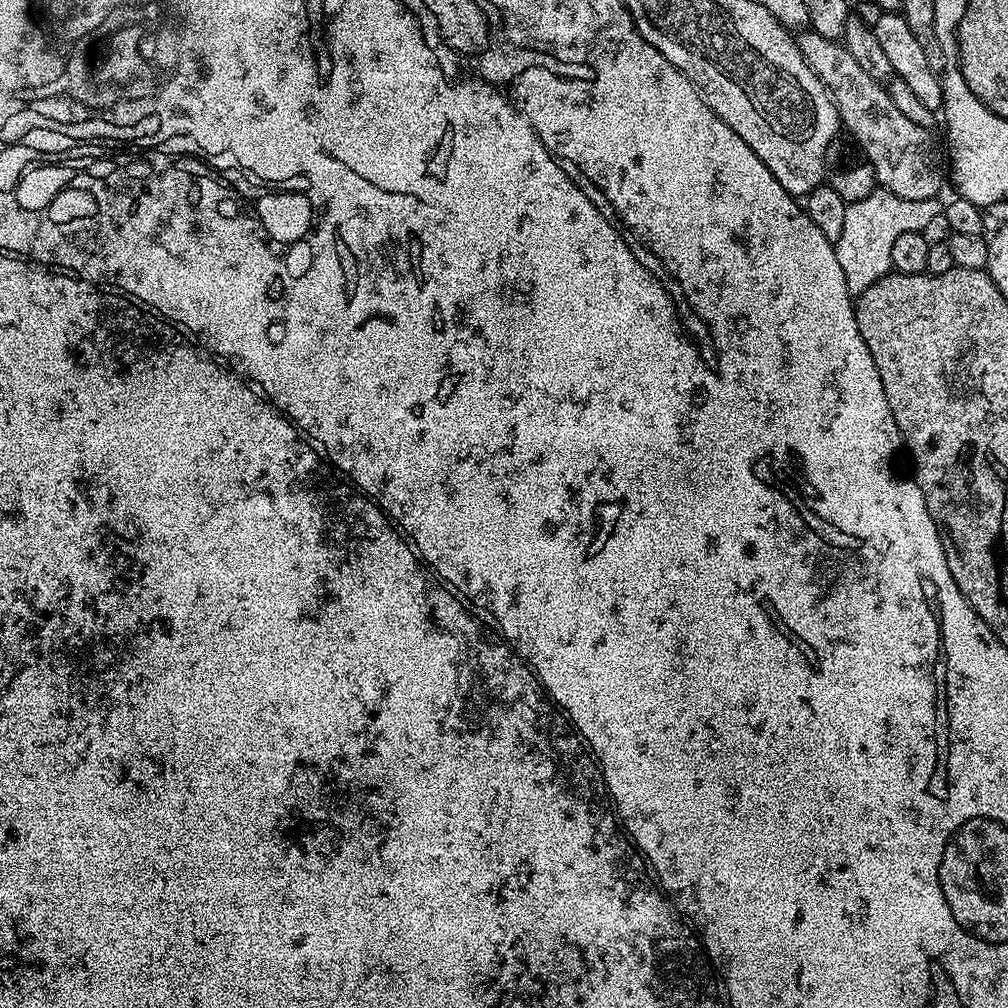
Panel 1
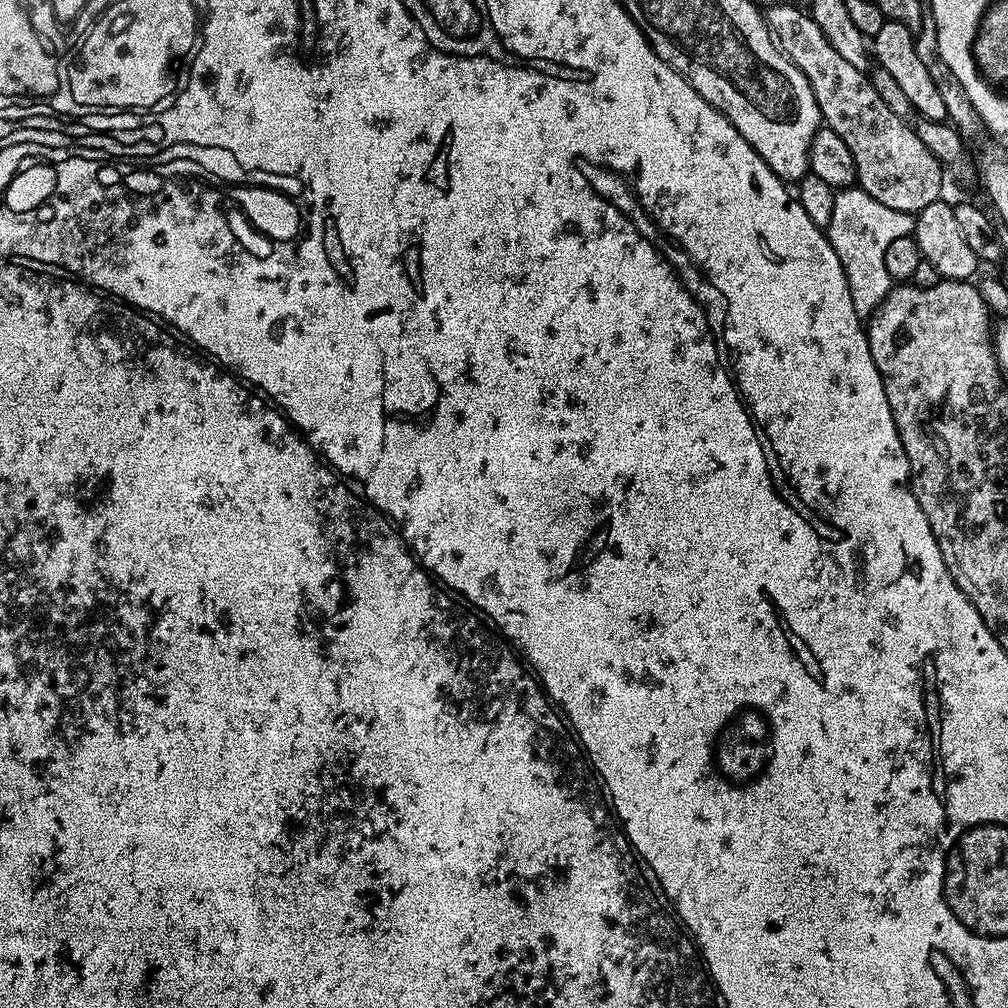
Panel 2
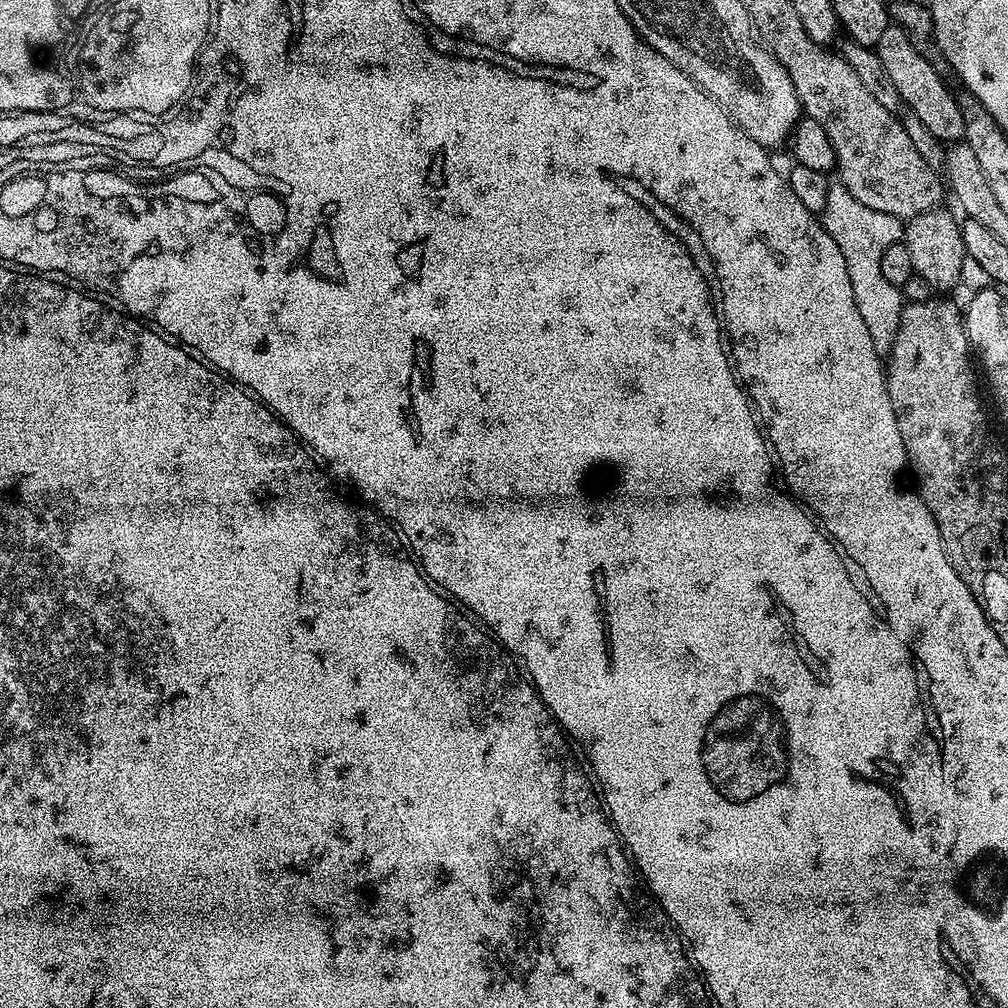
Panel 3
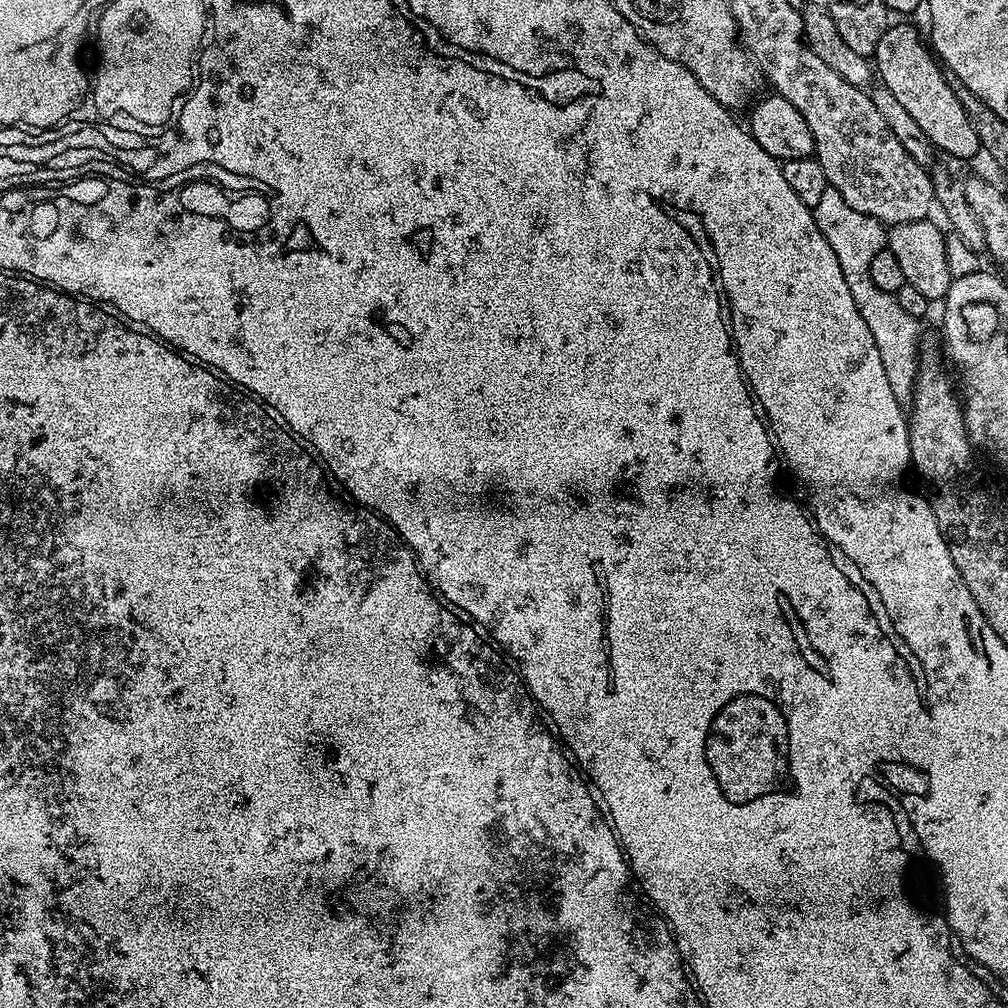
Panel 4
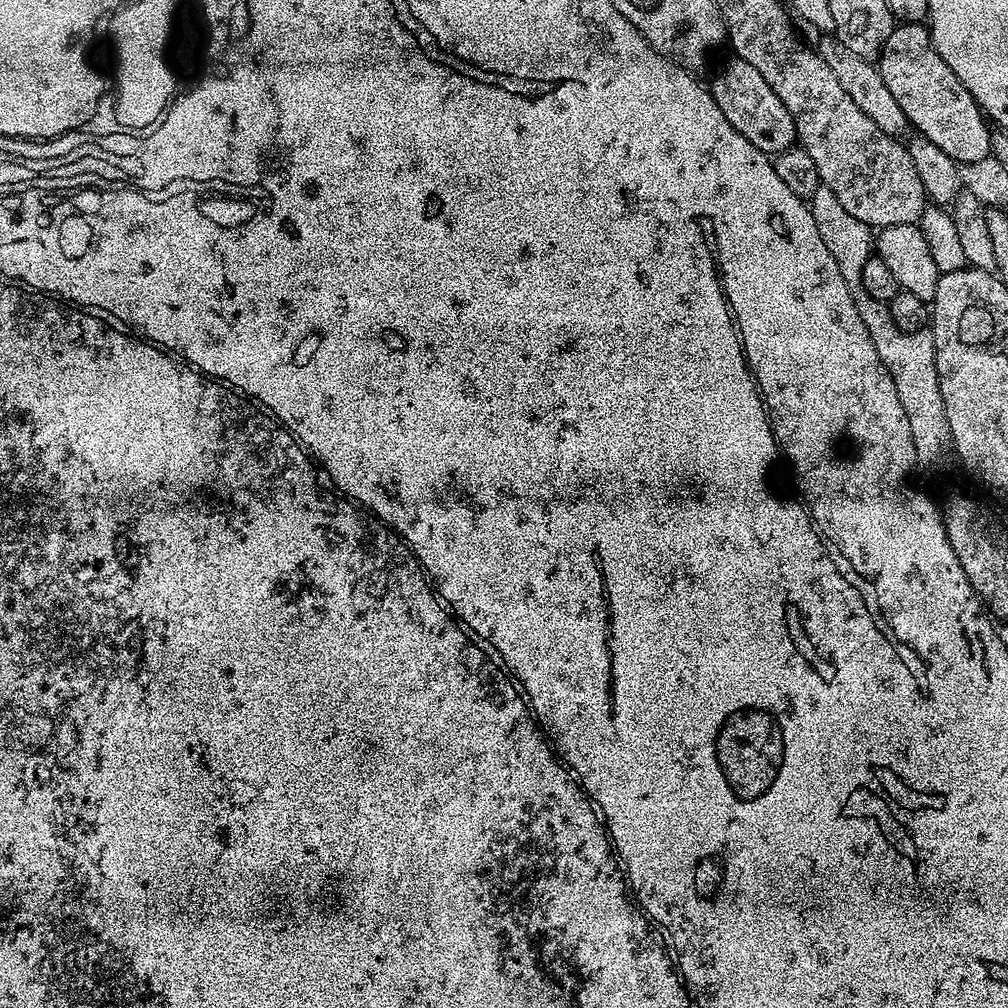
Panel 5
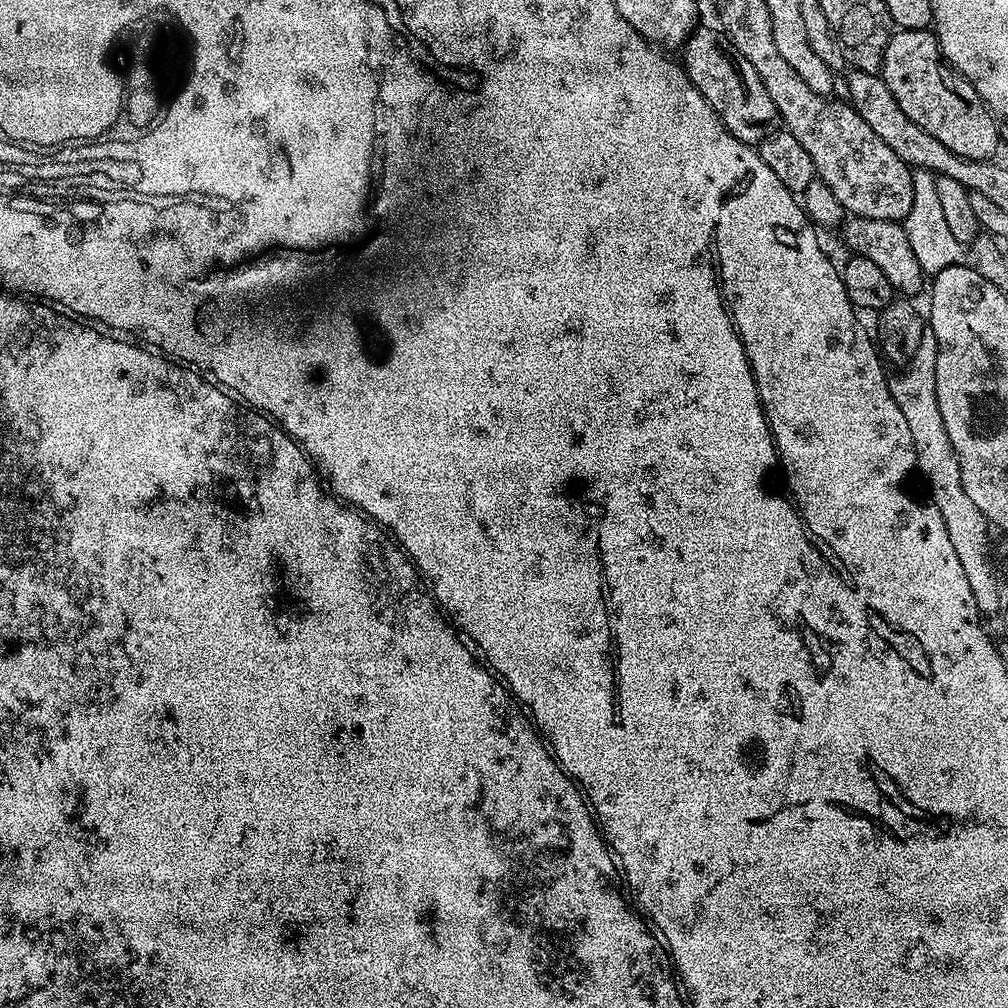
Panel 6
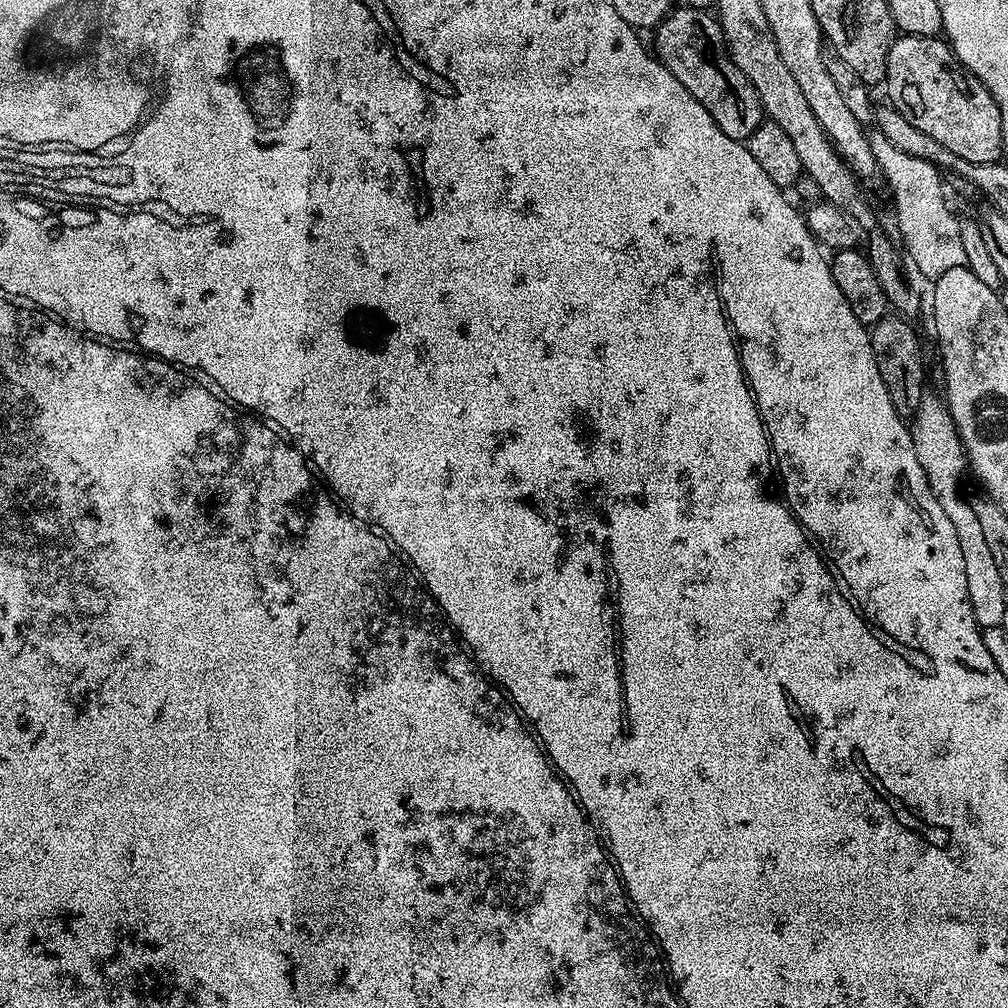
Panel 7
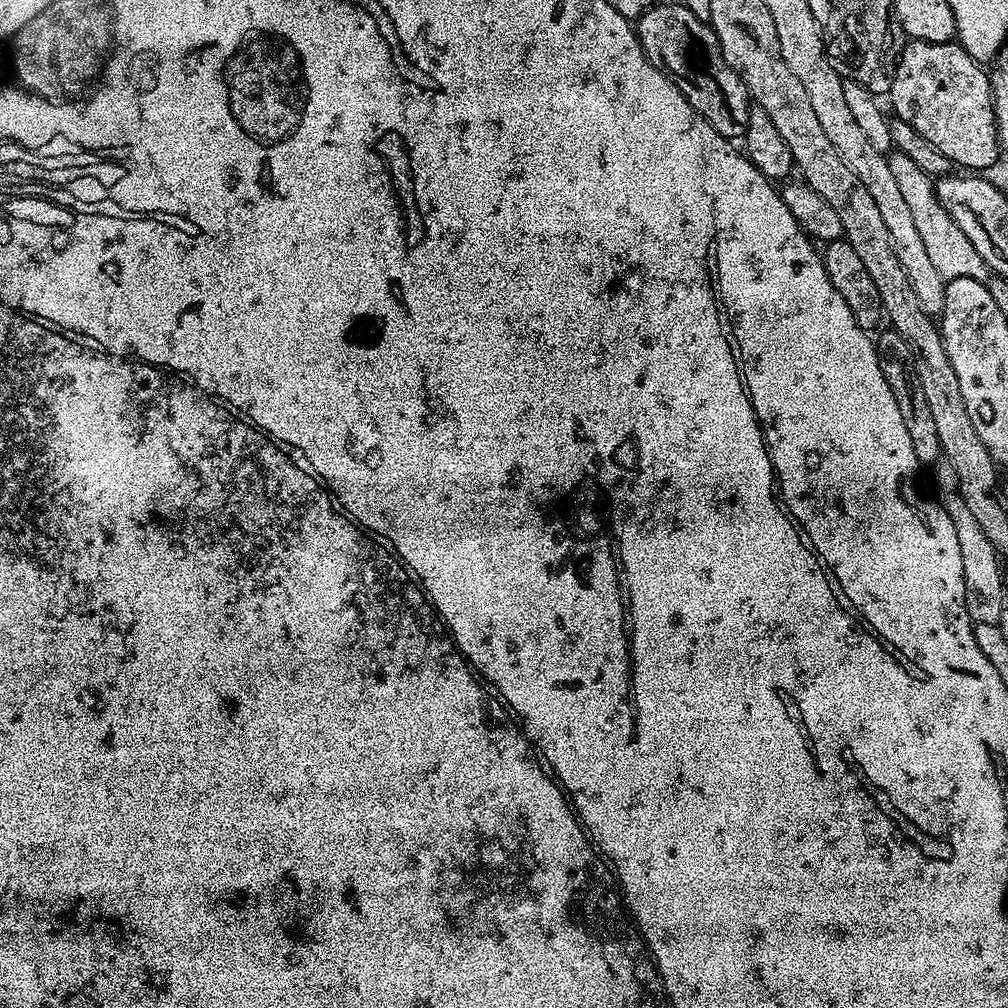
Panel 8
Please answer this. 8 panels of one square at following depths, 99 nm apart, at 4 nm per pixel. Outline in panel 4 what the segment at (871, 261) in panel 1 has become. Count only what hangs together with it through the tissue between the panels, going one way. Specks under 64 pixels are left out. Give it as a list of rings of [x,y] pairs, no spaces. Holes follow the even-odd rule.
[[[833,188],[826,189],[818,206],[811,210],[814,222],[818,222],[818,230],[822,230],[822,238],[830,242],[830,250],[834,250],[838,266],[842,266],[842,278],[846,278],[846,286],[850,286],[854,306],[858,306],[858,314],[862,314],[870,335],[878,345],[878,355],[886,369],[890,390],[894,390],[894,398],[902,402],[911,401],[922,363],[922,351],[919,348],[921,321],[906,314],[906,310],[898,306],[895,295],[886,290],[878,290],[870,278],[870,261],[887,245],[889,229],[878,218],[870,218],[870,214],[854,210],[854,206],[849,206],[846,198],[842,198],[842,194]]]

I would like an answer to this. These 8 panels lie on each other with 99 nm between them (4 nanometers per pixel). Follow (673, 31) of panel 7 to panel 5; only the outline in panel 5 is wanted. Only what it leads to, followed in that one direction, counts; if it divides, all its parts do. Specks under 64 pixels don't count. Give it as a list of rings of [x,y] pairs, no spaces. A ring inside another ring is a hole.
[[[731,58],[724,64],[724,69],[713,78],[710,91],[714,102],[718,102],[718,110],[726,114],[726,122],[750,142],[750,146],[758,146],[758,150],[775,154],[784,152],[797,143],[794,118],[790,118],[790,110],[782,106],[782,98],[770,90],[770,82],[750,66],[750,62],[739,58]]]

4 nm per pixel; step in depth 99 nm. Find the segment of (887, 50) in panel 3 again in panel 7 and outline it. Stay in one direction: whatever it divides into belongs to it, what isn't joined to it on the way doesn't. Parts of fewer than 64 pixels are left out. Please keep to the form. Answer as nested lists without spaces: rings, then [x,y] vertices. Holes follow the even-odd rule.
[[[897,35],[896,40],[890,46],[888,55],[888,75],[886,77],[886,89],[891,107],[901,112],[906,121],[912,123],[946,146],[967,162],[994,163],[1001,159],[1000,151],[1005,151],[1002,142],[1002,122],[1000,111],[986,86],[974,74],[970,74],[961,64],[960,59],[952,53],[951,47],[943,39],[934,36],[909,36]]]

